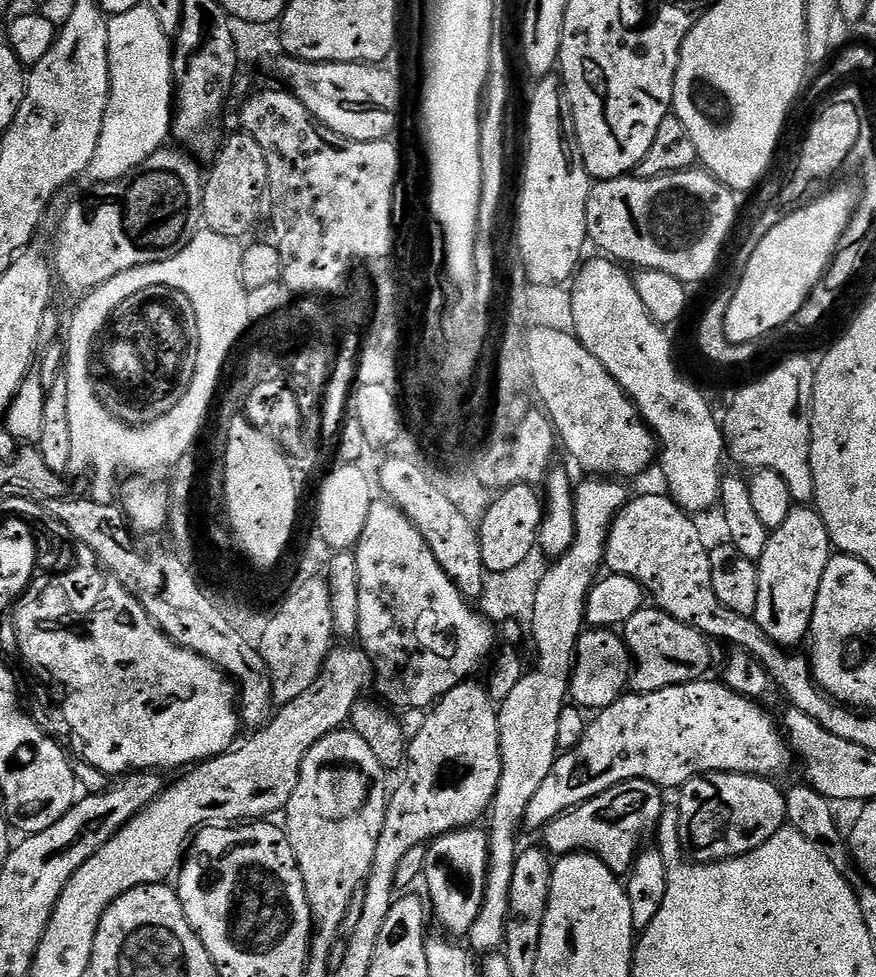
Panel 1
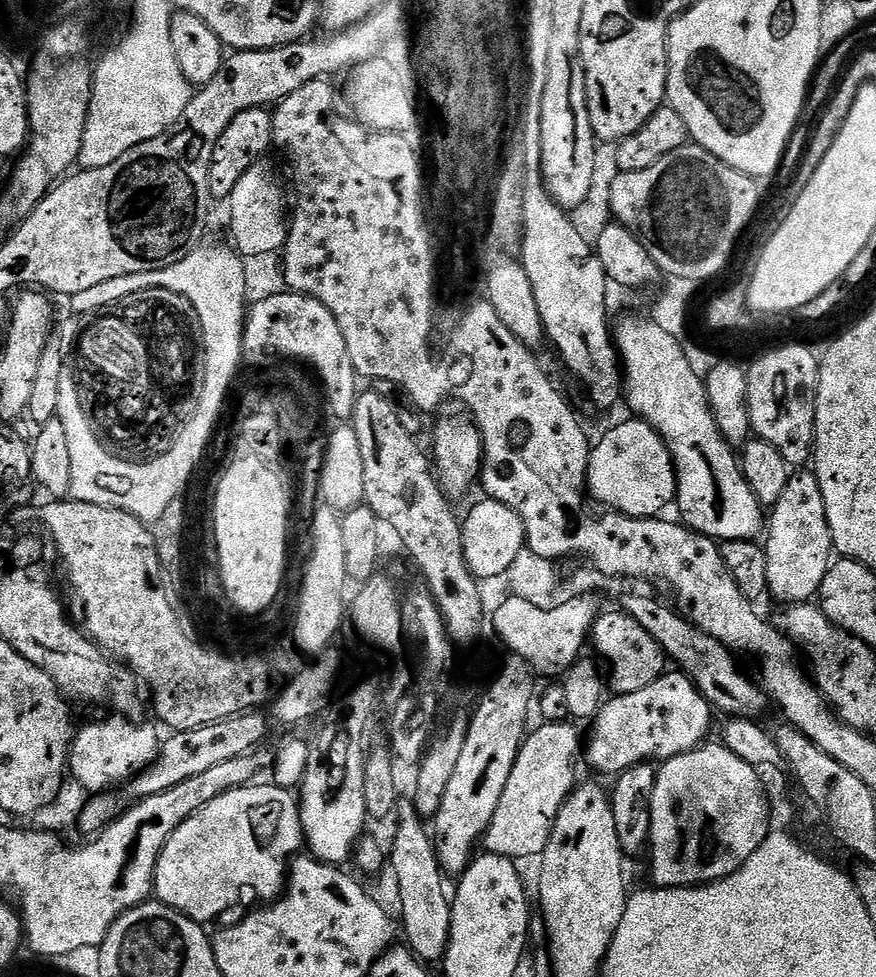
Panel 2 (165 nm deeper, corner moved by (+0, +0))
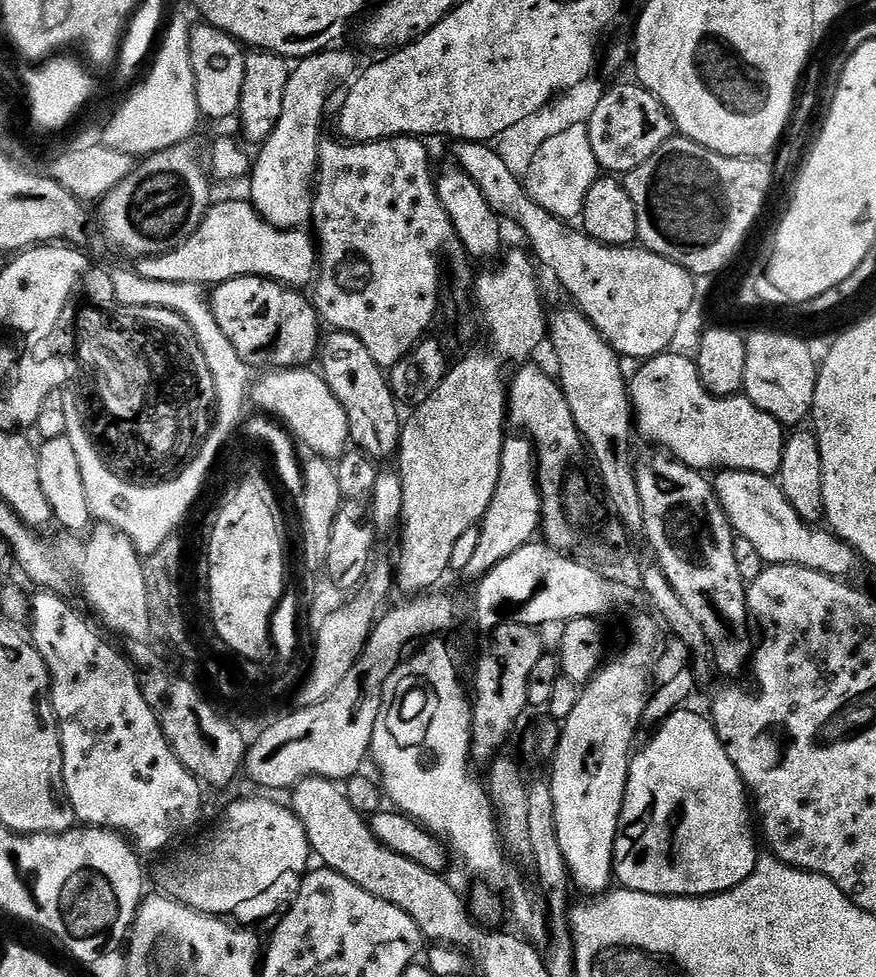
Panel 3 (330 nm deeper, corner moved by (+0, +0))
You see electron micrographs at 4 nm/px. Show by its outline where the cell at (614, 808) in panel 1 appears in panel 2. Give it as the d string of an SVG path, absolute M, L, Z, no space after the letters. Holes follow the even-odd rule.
M544 722L540 726L536 729L533 727L520 743L514 758L514 770L510 770L510 778L506 781L506 790L502 790L498 810L494 810L494 818L482 837L485 853L517 862L528 860L531 856L543 856L554 822L577 787L577 725L572 722Z

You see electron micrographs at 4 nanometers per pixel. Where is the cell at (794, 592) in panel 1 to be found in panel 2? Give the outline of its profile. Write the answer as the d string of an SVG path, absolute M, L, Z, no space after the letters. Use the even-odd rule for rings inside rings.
M796 470L789 475L782 498L771 505L767 536L768 544L765 543L763 549L770 596L781 600L784 606L811 601L819 593L822 578L826 578L834 560L830 522L826 522L826 502L822 502L822 486L818 486L815 471Z

